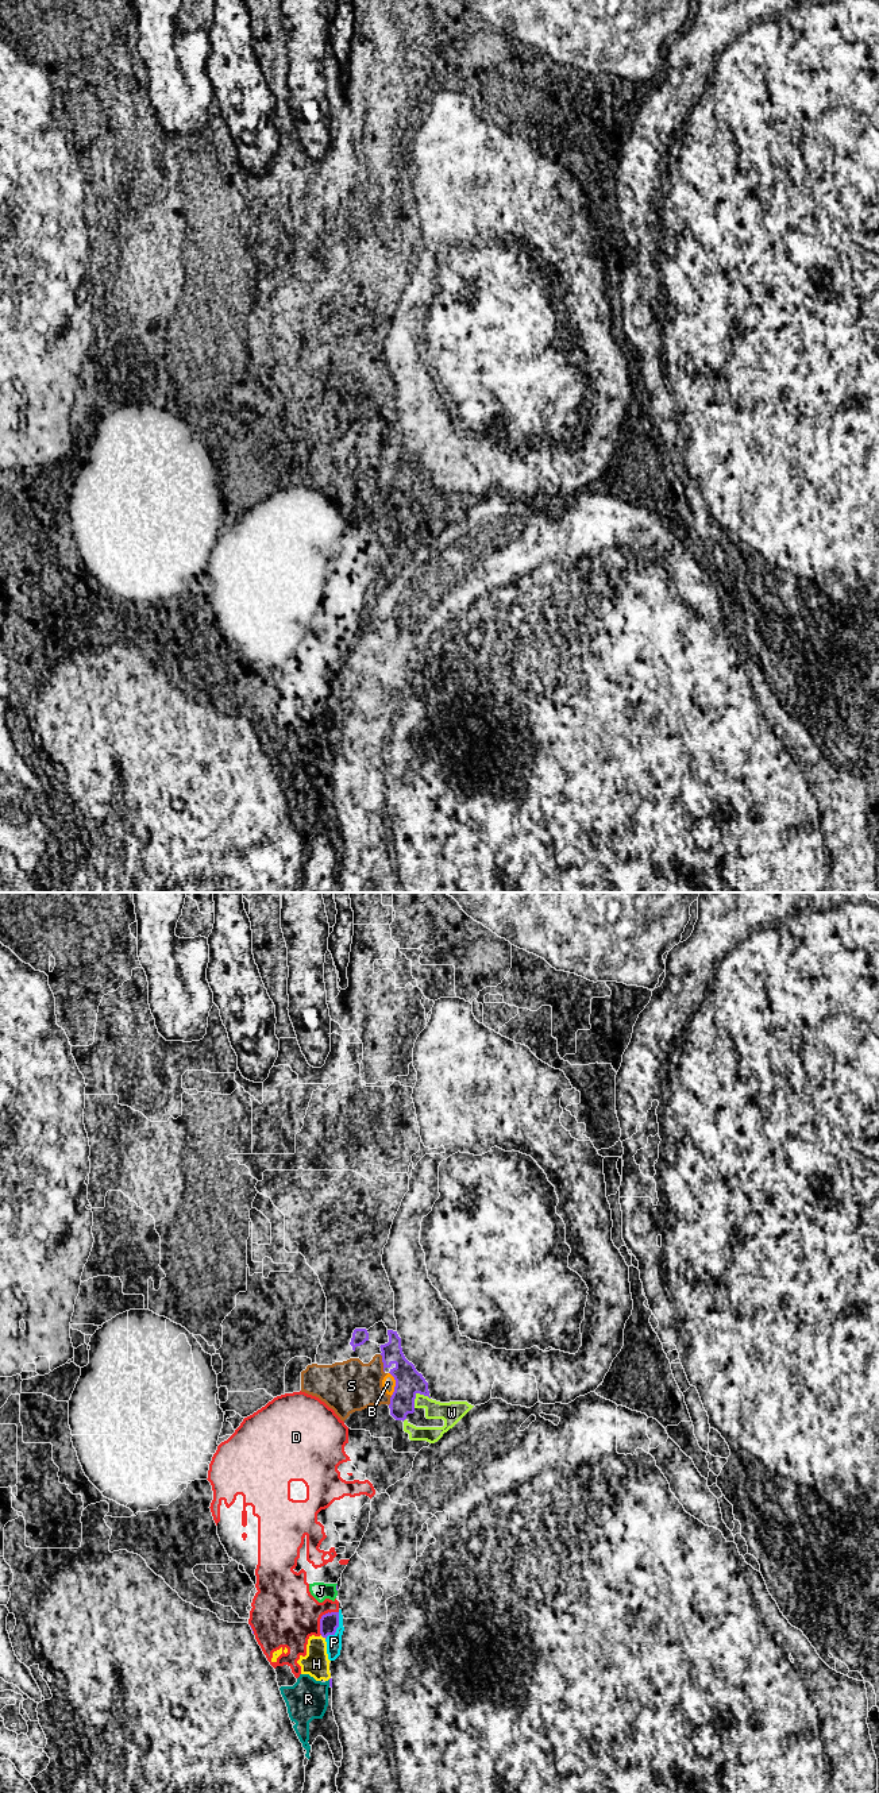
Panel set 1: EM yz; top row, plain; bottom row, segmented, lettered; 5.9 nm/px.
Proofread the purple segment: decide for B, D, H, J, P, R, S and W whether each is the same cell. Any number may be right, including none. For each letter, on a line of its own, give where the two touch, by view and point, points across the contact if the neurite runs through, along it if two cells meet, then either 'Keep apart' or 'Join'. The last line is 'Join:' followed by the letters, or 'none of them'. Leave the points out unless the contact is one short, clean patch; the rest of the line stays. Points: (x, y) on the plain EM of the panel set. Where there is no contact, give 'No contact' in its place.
B: Touches purple at yz (396, 477). Join
D: Touches purple at yz (322, 710). Join
H: Touches purple at yz (323, 729). Join
J: Touches purple at yz (336, 681). Join
P: Touches purple at yz (338, 718). Join
R: Touches purple at yz (330, 775). Join
S: Touches purple at yz (384, 457). Join
W: Touches purple at yz (415, 488). Path across: yz (408, 474), (415, 488), (435, 502), (451, 505). Join
Join: B, D, H, J, P, R, S, W

